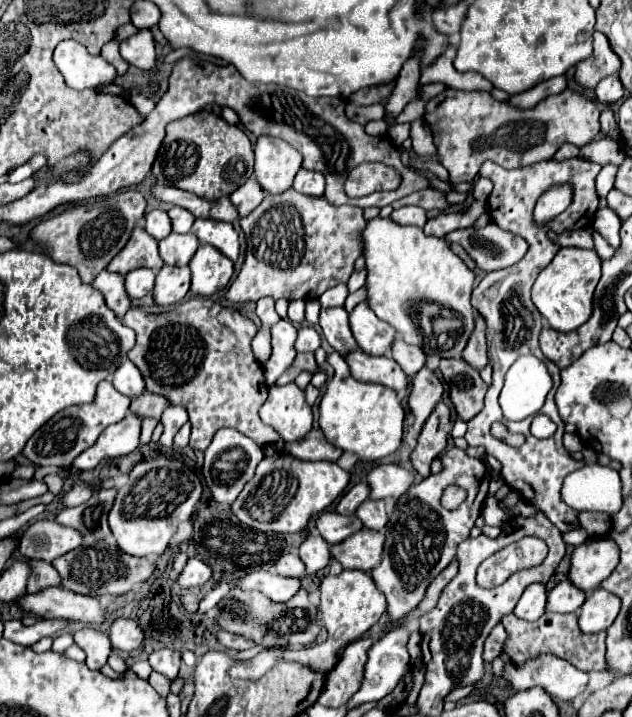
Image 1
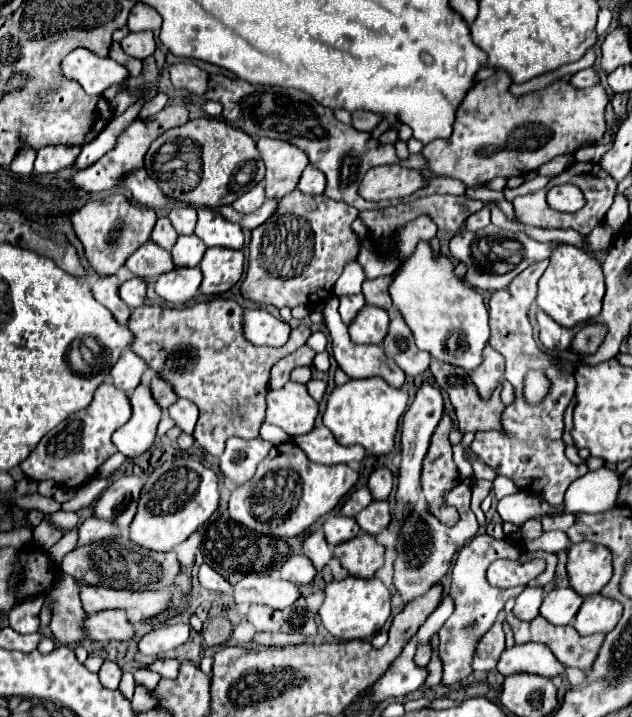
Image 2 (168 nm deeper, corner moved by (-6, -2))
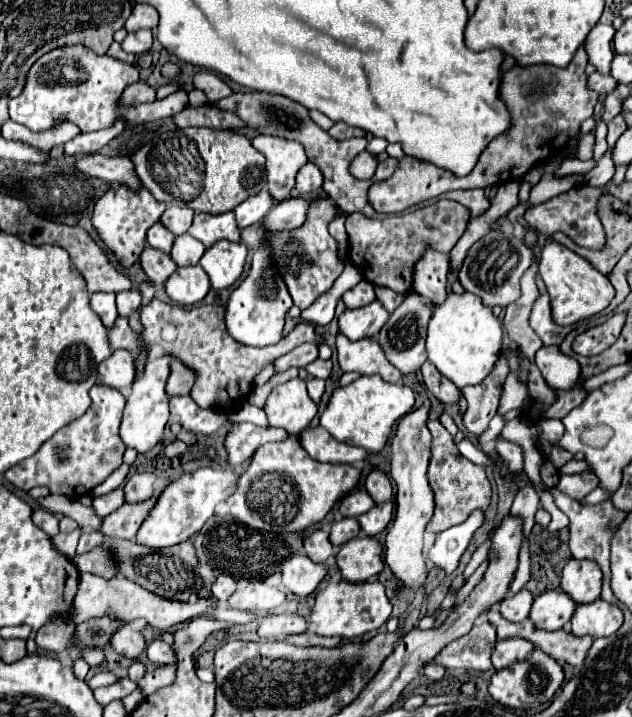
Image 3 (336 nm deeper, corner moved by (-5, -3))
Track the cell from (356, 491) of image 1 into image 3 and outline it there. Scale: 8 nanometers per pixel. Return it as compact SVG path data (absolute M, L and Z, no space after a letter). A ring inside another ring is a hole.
M359 488L359 490L353 490L351 494L347 494L341 504L339 504L339 512L343 516L349 516L349 518L357 518L361 514L365 514L367 510L371 510L375 506L373 498L367 494L365 488Z

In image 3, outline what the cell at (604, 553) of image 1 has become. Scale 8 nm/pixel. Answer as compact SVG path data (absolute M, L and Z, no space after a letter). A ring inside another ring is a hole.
M571 558L561 574L561 588L577 602L587 604L601 594L603 572L595 560Z

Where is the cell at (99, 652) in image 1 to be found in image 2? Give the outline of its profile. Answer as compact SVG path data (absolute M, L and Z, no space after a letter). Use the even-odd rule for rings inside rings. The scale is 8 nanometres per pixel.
M104 661L98 677L100 677L100 683L106 689L118 689L118 683L122 679L122 669L116 663L112 663L112 661Z

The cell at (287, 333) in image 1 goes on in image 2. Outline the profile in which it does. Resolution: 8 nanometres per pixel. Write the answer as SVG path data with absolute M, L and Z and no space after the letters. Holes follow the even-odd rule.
M254 307L254 309L244 309L242 333L254 345L282 347L288 341L290 325L270 315L266 309Z

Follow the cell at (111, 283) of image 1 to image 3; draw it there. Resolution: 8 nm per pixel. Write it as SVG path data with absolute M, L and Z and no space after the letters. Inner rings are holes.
M95 292L91 294L91 308L99 314L103 324L111 328L119 316L117 304L115 304L115 294L113 292Z

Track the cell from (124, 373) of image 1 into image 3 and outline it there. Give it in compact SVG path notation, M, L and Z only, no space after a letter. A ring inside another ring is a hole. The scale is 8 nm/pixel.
M115 350L111 358L107 358L99 366L99 376L105 386L117 388L117 390L129 390L135 380L135 364L133 356L127 350Z

